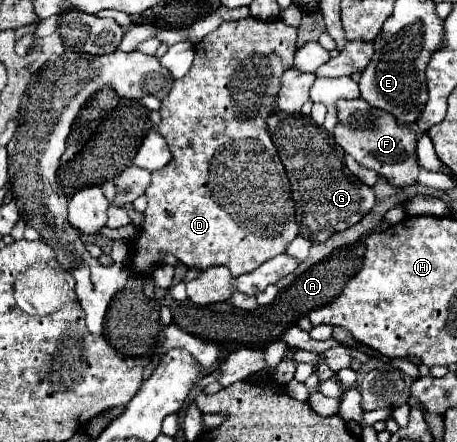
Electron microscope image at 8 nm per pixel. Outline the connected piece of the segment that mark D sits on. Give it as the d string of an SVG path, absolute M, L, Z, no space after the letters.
M246 17L242 21L224 21L216 31L212 31L210 35L206 35L198 45L196 45L196 59L194 65L190 69L190 73L178 81L174 81L170 93L166 99L162 99L162 107L160 107L160 123L156 127L156 131L166 139L172 159L166 167L162 167L160 171L152 173L152 183L146 189L146 197L148 197L148 207L144 213L144 225L140 229L140 233L128 241L128 269L142 273L142 275L150 275L154 273L154 269L158 269L162 265L162 255L170 253L174 257L178 257L180 263L188 265L188 267L198 267L198 269L206 269L212 265L226 265L230 269L230 273L234 277L240 277L244 273L250 273L254 269L258 269L264 261L282 255L286 251L286 247L290 245L290 241L298 235L298 225L294 219L294 201L292 201L292 189L290 189L290 181L286 177L286 171L278 159L278 151L274 147L274 141L270 137L270 133L266 131L266 119L274 113L276 109L276 97L280 91L280 77L286 69L290 69L294 65L294 53L296 53L296 29L284 25L280 19L274 21L262 21L262 19L254 19L254 17Z

